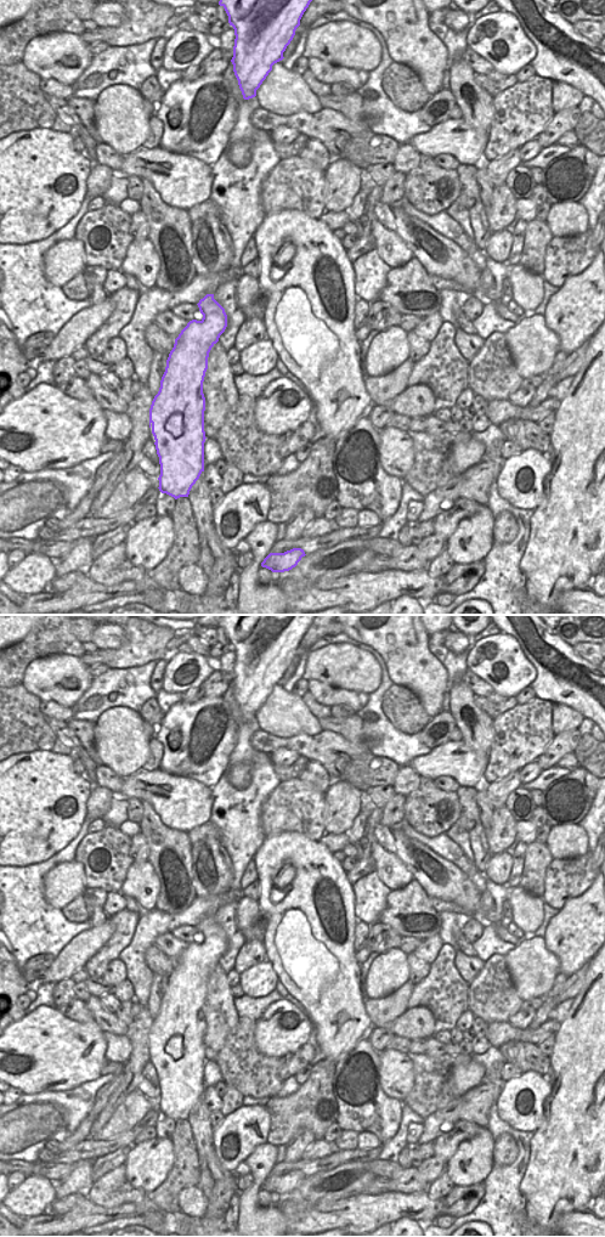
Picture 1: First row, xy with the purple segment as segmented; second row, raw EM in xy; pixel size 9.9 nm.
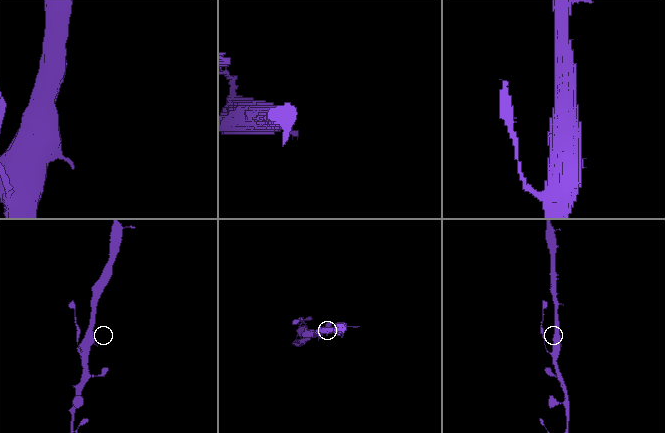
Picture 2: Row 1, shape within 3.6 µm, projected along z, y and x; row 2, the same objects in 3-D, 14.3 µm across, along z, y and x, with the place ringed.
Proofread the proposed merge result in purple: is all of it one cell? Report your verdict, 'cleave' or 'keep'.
cleave

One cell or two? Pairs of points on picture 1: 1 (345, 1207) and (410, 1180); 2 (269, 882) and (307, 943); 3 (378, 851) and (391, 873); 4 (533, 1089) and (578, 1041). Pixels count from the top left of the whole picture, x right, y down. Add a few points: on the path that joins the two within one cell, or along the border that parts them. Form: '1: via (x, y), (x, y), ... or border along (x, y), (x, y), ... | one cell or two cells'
1: border along (394, 1191), (424, 1191) | two cells
2: via (269, 897), (269, 903), (294, 928) | one cell
3: via (380, 856), (389, 868) | one cell
4: border along (553, 1085), (543, 1103), (544, 1113) | two cells

